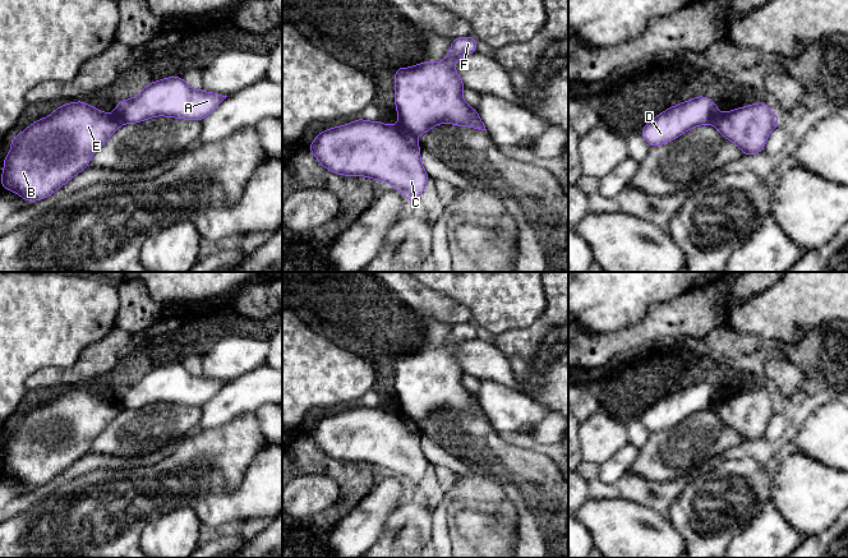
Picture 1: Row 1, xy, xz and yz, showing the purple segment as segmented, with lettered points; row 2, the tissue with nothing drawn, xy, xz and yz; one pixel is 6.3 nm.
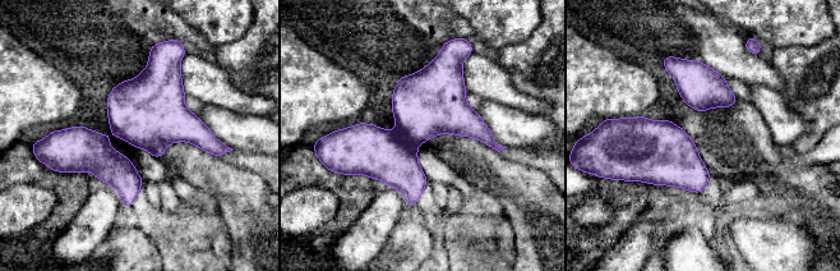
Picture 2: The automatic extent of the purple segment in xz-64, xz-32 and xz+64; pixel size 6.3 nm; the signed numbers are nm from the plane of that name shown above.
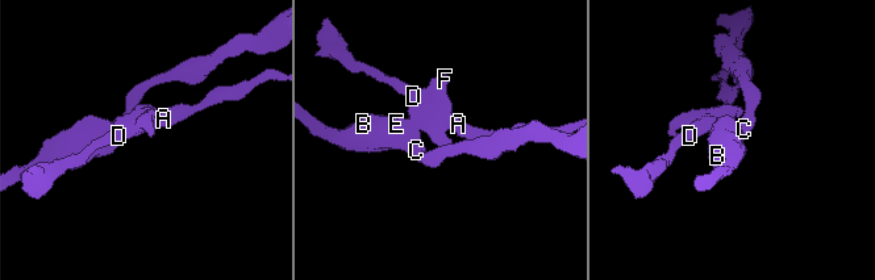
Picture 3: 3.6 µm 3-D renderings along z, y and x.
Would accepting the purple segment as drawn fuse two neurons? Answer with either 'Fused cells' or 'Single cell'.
Fused cells

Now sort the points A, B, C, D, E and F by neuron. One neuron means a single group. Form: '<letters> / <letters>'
A D F / B C E

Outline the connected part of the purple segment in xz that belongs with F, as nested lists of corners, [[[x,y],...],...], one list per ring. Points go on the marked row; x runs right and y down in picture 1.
[[[471,36],[452,40],[444,60],[424,61],[395,72],[395,103],[398,124],[418,137],[443,123],[485,130],[476,110],[462,100],[464,82],[455,70],[456,61],[476,51]]]

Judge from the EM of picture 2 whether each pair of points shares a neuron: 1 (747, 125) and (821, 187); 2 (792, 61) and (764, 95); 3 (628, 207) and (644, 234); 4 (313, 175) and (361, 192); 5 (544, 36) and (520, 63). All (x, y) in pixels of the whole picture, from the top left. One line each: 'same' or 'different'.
1: same
2: different
3: different
4: same
5: same

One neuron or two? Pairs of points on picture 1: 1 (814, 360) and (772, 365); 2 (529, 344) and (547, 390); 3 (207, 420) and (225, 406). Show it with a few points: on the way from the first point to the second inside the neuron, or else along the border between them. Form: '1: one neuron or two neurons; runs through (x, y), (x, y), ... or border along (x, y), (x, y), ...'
1: two neurons; border along (791, 358), (815, 386)
2: one neuron; runs through (540, 355), (547, 361), (547, 378)
3: one neuron; runs through (211, 418), (221, 407)

